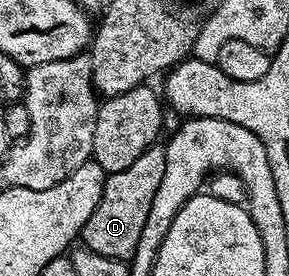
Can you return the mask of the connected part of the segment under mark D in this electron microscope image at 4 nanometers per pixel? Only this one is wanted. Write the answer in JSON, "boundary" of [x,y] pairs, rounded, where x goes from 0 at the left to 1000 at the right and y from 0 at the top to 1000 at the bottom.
{"boundary":[[[533,522],[505,536],[495,565],[467,580],[467,594],[426,609],[426,623],[398,623],[367,641],[353,721],[343,725],[339,746],[315,772],[315,790],[301,797],[273,851],[277,873],[294,873],[284,877],[291,902],[343,913],[343,928],[374,935],[457,938],[460,917],[481,899],[481,862],[495,855],[495,812],[509,812],[509,779],[522,768],[522,725],[536,725],[536,696],[550,696],[550,663],[564,652],[564,609],[578,609],[567,525]]]}

